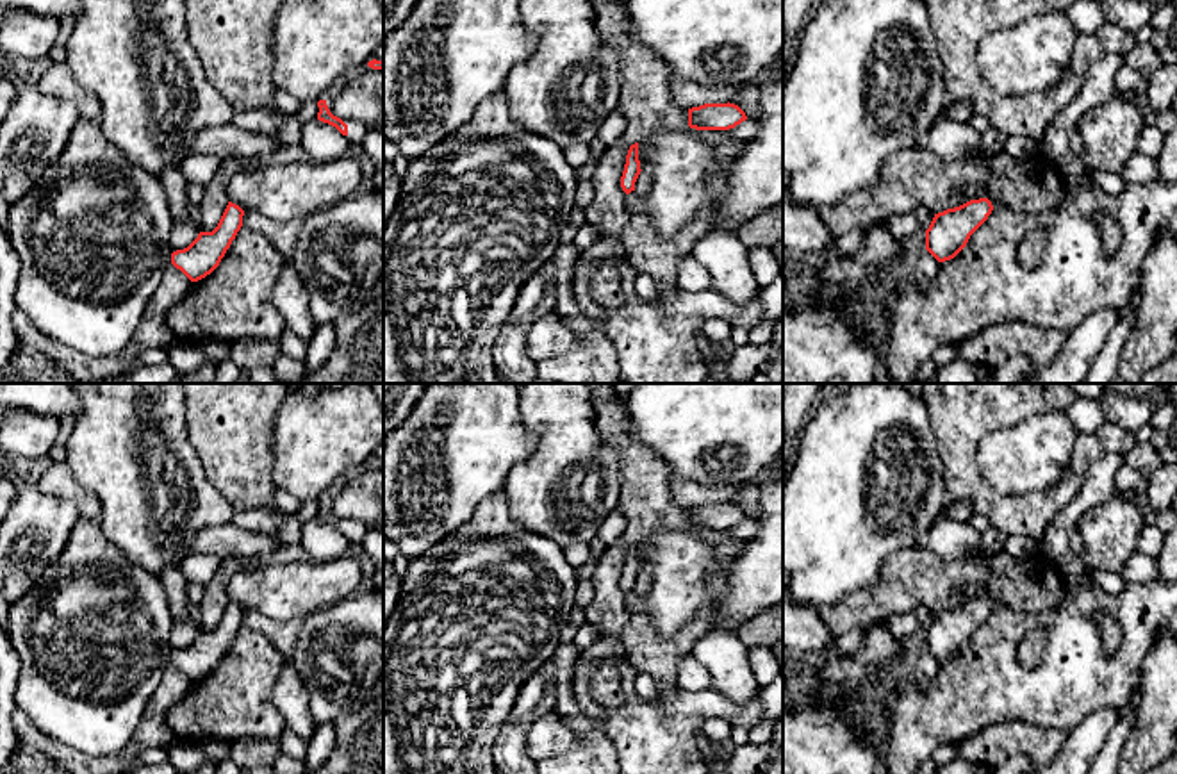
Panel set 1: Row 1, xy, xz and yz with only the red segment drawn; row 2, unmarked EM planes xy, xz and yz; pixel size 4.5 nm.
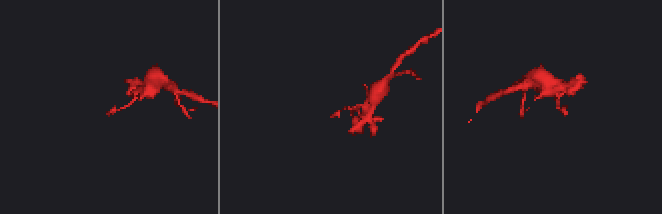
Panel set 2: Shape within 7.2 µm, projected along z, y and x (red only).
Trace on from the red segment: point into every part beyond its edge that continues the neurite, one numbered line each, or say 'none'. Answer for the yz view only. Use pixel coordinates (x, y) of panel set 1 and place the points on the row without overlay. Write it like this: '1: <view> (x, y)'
none

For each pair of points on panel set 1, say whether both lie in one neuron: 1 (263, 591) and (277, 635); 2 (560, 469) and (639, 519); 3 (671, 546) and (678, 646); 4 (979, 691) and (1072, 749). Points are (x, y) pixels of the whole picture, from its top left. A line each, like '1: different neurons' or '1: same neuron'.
1: same neuron
2: different neurons
3: same neuron
4: different neurons

